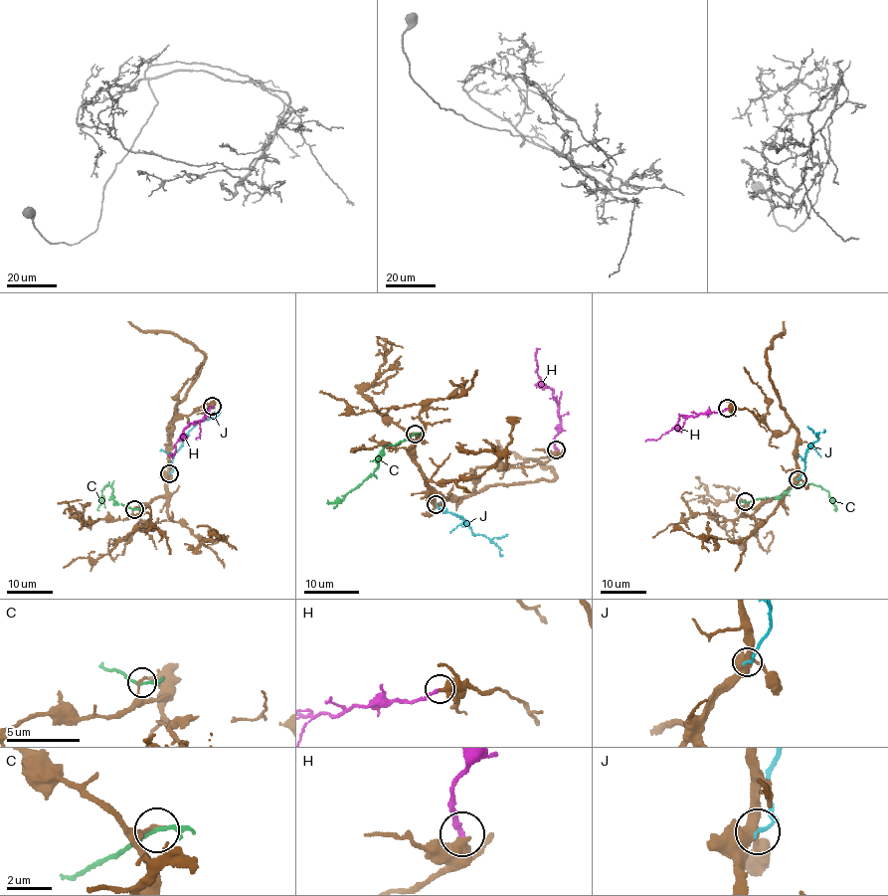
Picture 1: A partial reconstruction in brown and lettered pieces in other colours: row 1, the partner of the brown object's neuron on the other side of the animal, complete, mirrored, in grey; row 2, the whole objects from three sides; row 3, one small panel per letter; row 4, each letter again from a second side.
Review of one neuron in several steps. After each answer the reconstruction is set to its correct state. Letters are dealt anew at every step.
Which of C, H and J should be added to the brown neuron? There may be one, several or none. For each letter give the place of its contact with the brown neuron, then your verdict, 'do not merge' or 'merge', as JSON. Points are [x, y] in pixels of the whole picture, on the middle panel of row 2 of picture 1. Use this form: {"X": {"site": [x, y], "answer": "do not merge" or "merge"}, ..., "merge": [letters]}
{"C": {"site": [415, 434], "answer": "do not merge"}, "H": {"site": [556, 449], "answer": "do not merge"}, "J": {"site": [436, 504], "answer": "do not merge"}, "merge": []}

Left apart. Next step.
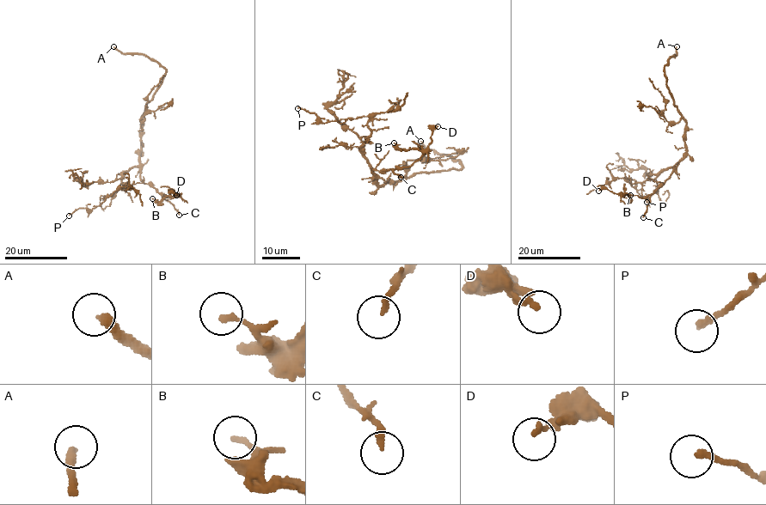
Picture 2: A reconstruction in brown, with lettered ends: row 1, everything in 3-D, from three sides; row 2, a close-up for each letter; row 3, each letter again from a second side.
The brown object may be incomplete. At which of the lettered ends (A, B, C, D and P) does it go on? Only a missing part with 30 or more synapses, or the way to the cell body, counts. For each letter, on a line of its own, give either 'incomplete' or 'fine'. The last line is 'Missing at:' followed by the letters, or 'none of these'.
A: incomplete
B: fine
C: incomplete
D: fine
P: fine
Missing at: A, C

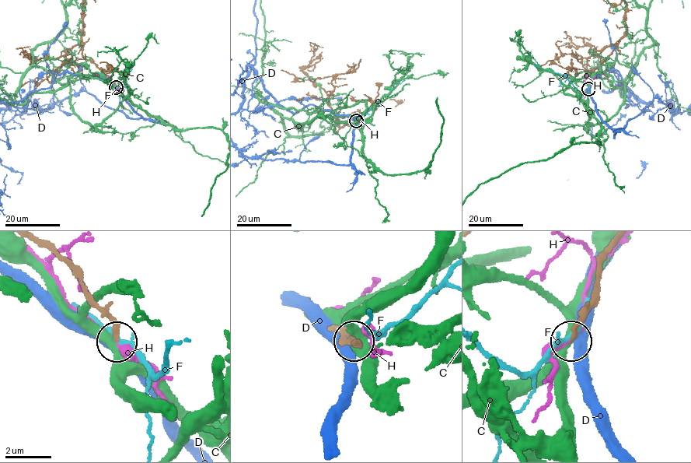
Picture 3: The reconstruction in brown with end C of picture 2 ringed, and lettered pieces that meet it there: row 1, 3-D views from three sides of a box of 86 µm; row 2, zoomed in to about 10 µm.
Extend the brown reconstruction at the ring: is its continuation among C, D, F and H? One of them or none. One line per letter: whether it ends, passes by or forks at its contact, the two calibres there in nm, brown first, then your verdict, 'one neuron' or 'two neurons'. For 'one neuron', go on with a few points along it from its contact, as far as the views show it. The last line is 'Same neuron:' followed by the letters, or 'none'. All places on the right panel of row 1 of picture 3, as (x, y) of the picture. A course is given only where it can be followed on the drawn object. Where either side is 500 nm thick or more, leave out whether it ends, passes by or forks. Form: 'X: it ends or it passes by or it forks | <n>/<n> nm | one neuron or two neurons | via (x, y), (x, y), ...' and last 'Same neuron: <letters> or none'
C: it passes by | 200/340 nm | two neurons
D: it passes by | 190/440 nm | two neurons
F: it passes by | 220/180 nm | two neurons
H: it passes by | 200/180 nm | two neurons
Same neuron: none

